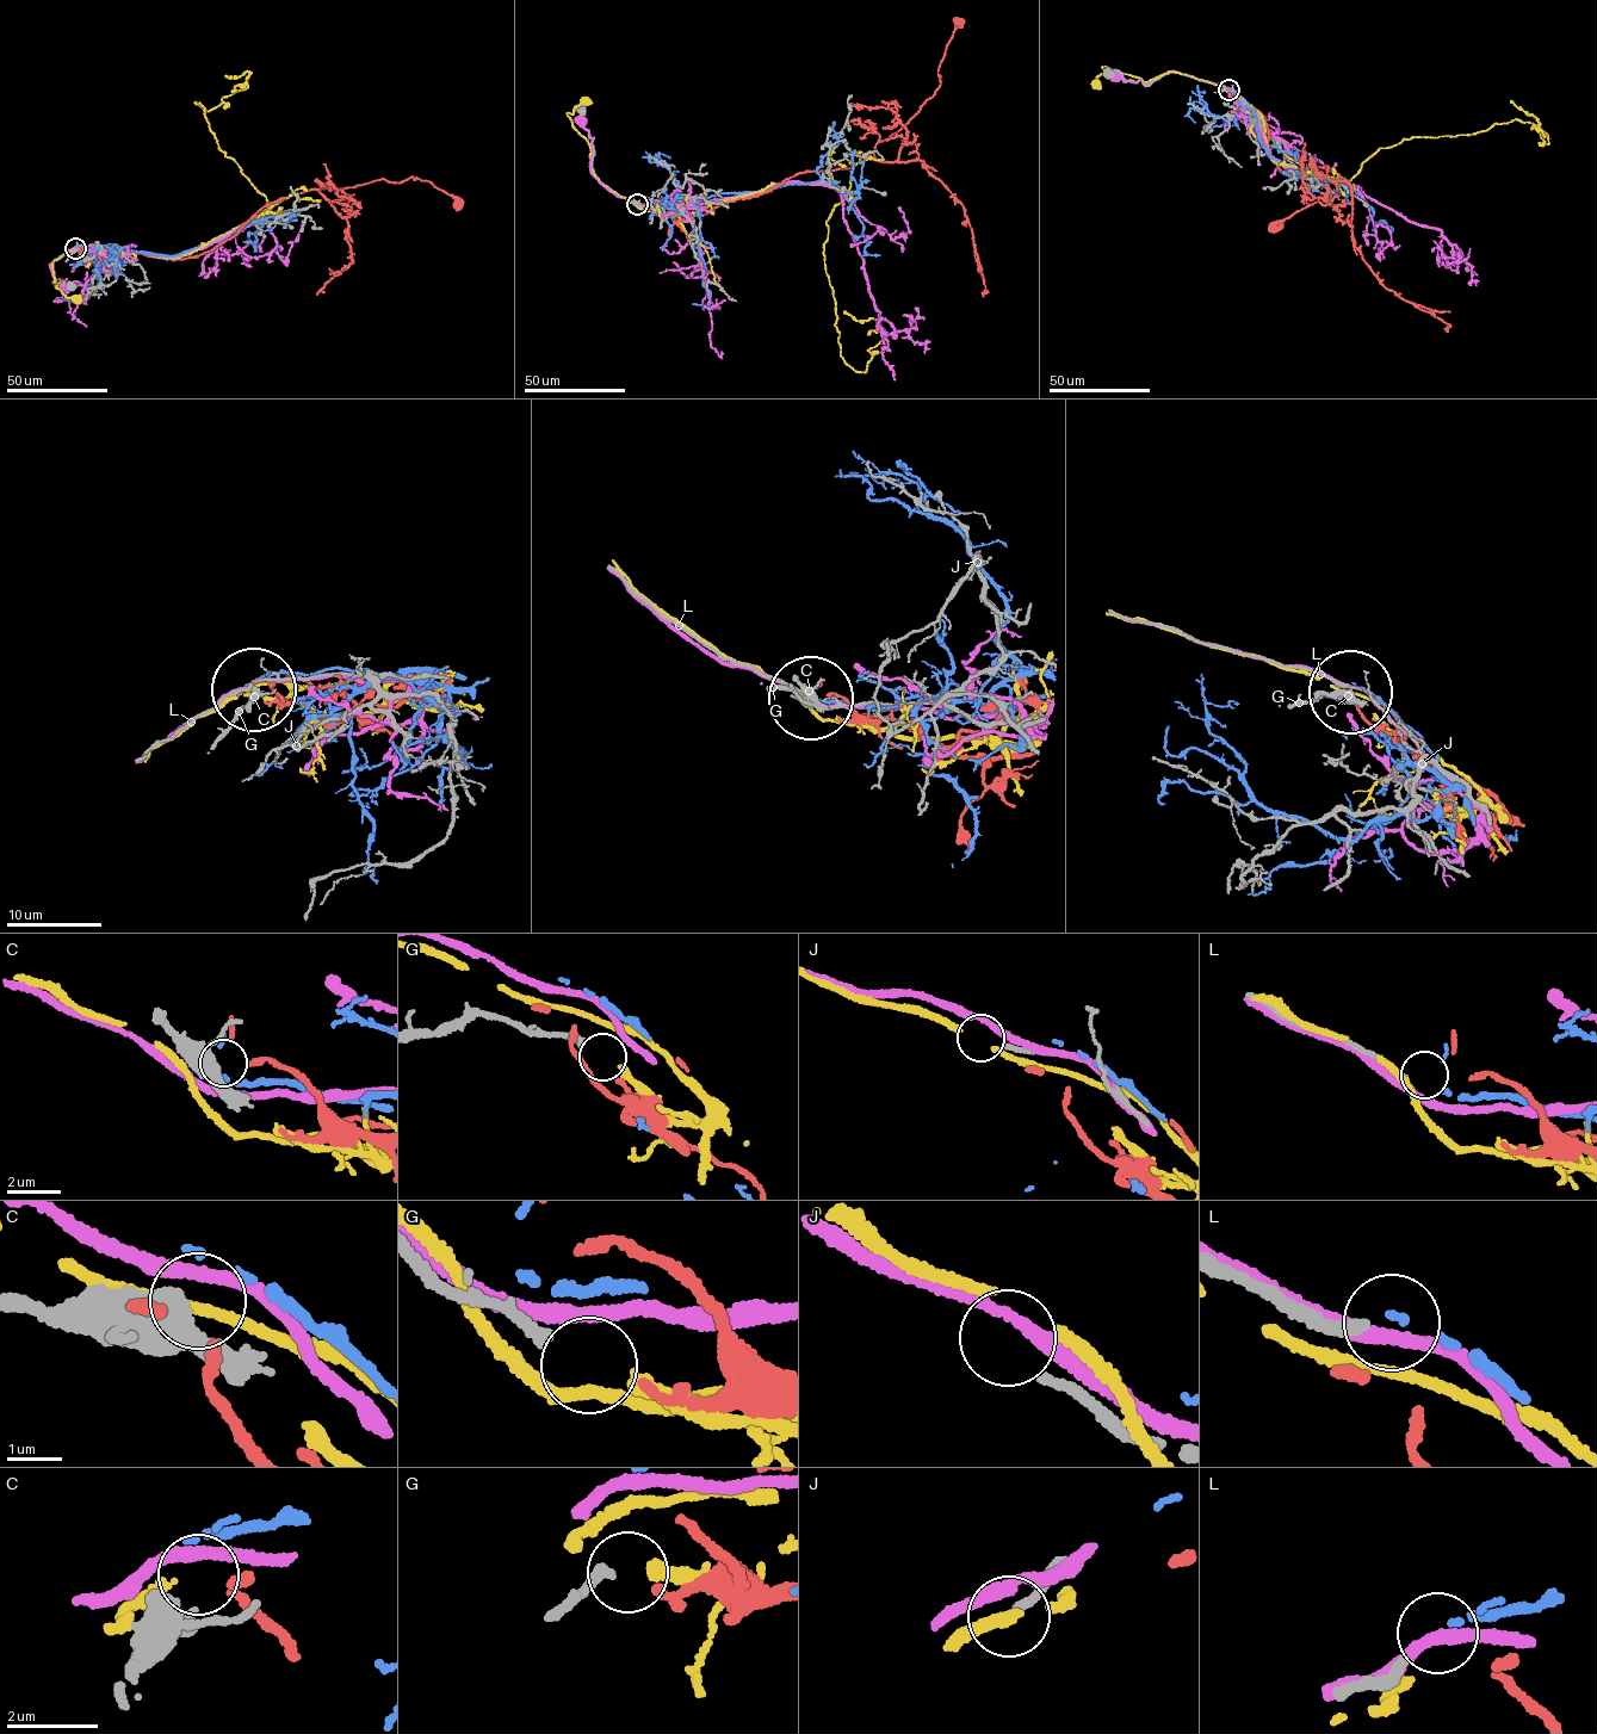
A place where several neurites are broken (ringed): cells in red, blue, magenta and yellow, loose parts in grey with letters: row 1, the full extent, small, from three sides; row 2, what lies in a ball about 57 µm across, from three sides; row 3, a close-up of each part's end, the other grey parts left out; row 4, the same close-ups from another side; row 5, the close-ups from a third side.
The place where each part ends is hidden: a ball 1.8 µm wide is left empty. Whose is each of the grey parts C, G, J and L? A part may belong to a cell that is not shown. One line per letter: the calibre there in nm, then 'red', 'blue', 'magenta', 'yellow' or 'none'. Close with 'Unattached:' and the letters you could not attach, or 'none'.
C: calibre 440 nm; red
G: calibre 200 nm; yellow
J: calibre 170 nm; none
L: calibre 220 nm; blue
Unattached: J

